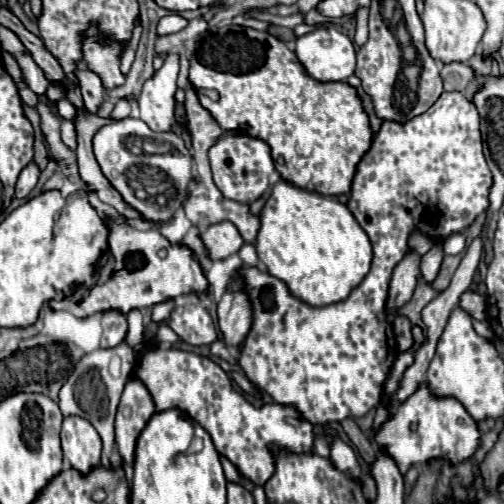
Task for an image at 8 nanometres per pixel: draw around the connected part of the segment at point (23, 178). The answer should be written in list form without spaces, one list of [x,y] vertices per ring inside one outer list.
[[[29,163],[29,165],[21,171],[21,175],[19,175],[19,179],[17,179],[15,197],[17,197],[17,199],[25,199],[25,197],[31,193],[31,189],[37,185],[37,179],[39,179],[39,169],[35,167],[35,163]]]

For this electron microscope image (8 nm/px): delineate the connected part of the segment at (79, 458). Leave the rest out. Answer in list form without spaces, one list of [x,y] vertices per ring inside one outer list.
[[[65,417],[61,427],[61,449],[69,465],[81,475],[101,465],[101,437],[83,417]]]

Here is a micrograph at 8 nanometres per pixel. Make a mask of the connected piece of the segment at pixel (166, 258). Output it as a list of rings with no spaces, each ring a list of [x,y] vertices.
[[[107,215],[105,221],[109,227],[107,241],[109,255],[115,259],[115,271],[107,283],[91,285],[83,297],[63,299],[63,305],[59,305],[61,309],[67,309],[75,317],[89,317],[105,311],[123,311],[123,315],[127,315],[133,309],[147,309],[179,295],[207,293],[207,277],[187,245],[173,245],[155,229],[139,231],[123,217]]]

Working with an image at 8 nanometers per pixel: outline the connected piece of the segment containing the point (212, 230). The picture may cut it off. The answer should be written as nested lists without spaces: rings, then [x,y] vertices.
[[[221,221],[221,223],[209,225],[207,231],[201,233],[201,239],[213,261],[225,259],[225,257],[237,253],[243,245],[243,237],[239,235],[237,227],[231,221]]]

